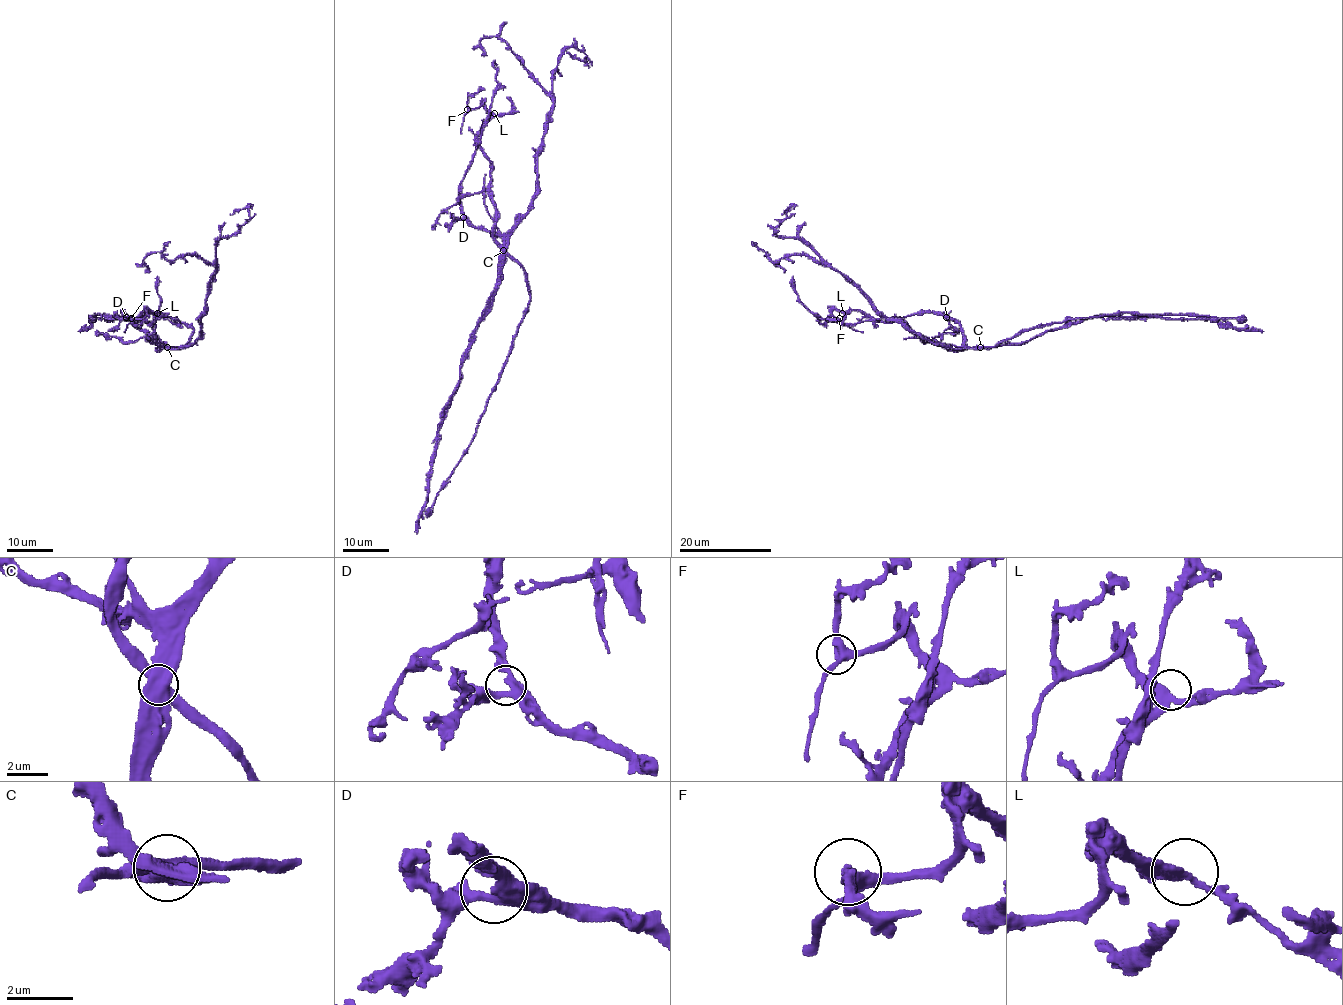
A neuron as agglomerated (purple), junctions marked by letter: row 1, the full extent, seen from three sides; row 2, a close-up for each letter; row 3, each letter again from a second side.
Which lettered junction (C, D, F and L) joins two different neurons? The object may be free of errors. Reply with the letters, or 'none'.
C

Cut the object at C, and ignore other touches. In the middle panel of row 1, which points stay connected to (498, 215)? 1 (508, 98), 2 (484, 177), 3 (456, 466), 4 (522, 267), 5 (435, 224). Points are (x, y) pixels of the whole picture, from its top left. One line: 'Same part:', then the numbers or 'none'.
Same part: 1, 3, 4, 5

